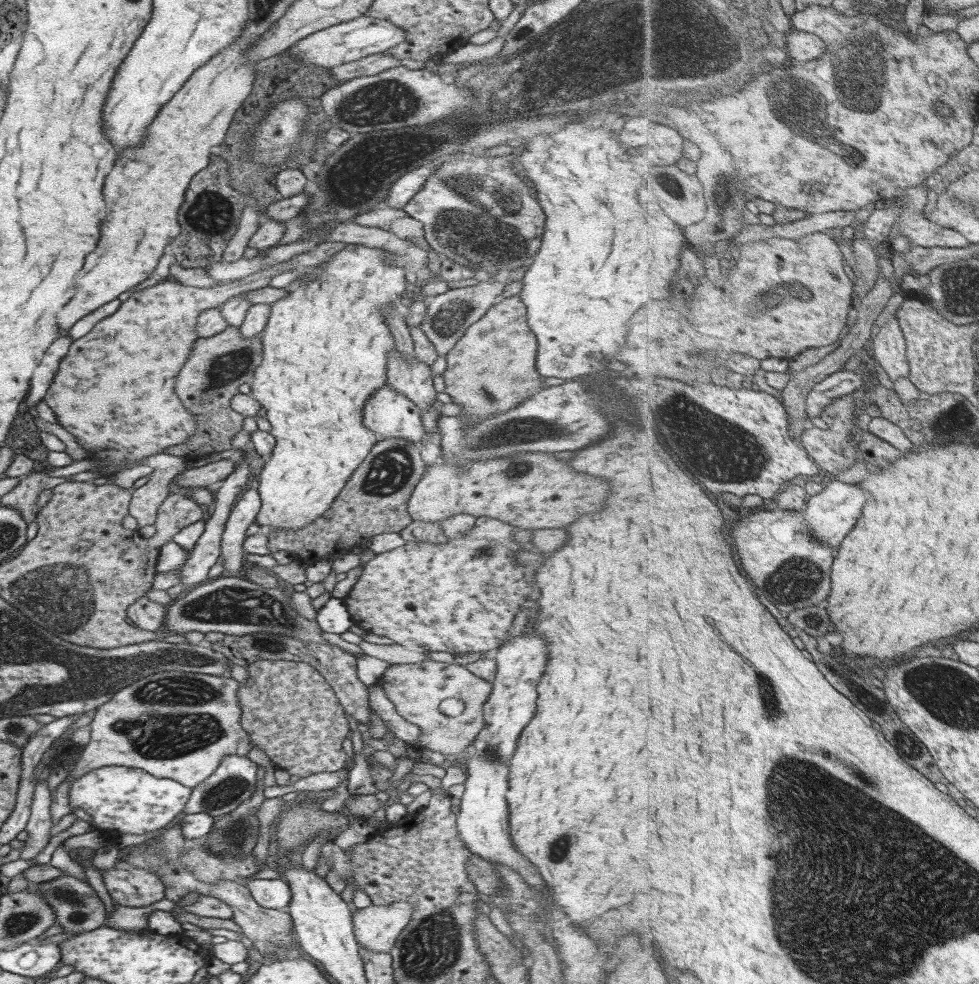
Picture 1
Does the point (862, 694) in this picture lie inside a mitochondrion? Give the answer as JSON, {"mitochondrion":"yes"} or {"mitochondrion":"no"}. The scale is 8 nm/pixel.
{"mitochondrion":"no"}

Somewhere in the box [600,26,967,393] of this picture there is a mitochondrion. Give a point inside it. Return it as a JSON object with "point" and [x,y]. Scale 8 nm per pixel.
{"point":[859,84]}

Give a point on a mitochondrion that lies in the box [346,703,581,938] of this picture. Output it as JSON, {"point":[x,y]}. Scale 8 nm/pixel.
{"point":[559,847]}

